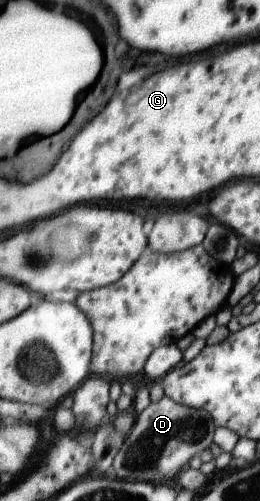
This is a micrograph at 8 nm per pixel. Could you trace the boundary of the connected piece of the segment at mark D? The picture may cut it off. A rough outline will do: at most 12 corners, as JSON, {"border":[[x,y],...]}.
{"border":[[167,395],[138,414],[113,476],[176,481],[214,442],[209,411]]}

